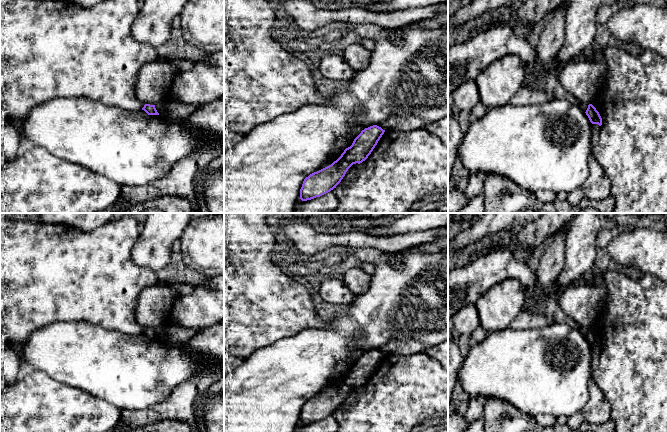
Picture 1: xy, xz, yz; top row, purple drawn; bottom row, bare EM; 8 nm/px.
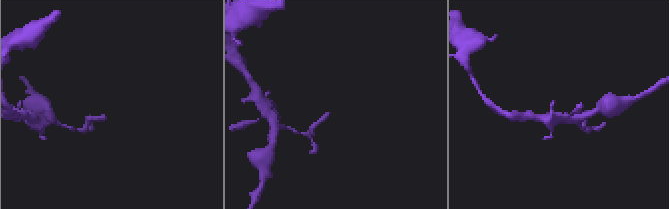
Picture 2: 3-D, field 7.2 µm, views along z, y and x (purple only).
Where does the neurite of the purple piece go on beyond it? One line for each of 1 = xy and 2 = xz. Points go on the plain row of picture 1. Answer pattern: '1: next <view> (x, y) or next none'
1: next none
2: next none

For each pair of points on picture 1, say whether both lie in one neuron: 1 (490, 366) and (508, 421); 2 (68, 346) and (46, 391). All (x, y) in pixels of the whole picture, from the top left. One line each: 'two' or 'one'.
1: two
2: two

